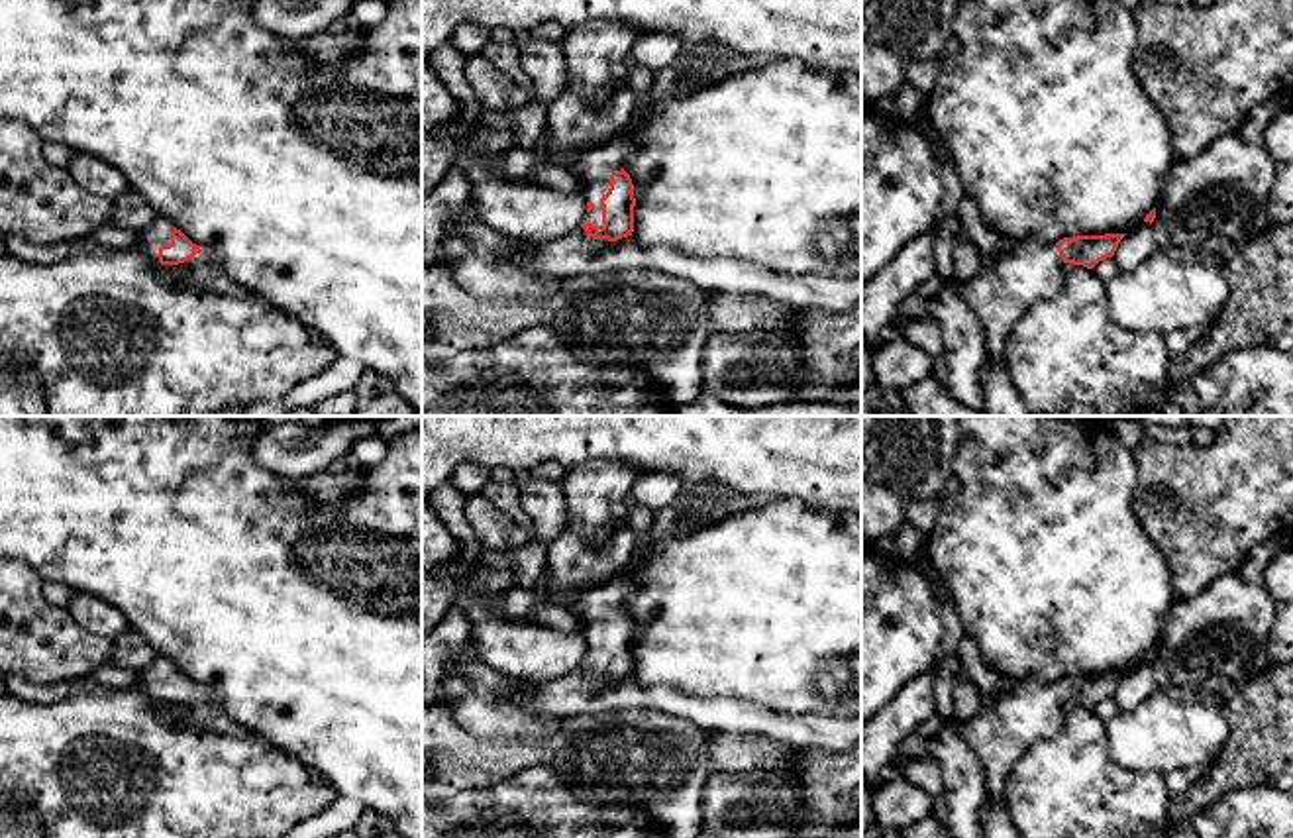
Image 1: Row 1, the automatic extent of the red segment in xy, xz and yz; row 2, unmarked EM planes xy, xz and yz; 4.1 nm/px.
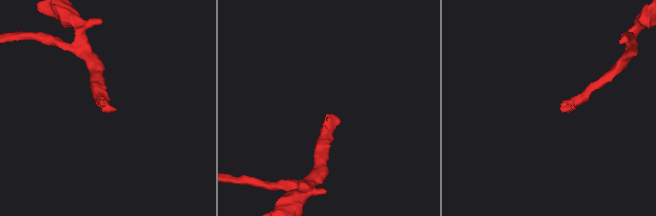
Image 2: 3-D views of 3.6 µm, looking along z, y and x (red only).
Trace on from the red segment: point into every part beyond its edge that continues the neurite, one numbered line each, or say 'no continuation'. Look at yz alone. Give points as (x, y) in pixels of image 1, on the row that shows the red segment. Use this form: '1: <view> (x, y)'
1: yz (1029, 271)

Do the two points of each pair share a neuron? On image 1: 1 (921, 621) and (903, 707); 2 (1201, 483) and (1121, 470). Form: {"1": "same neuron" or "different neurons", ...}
{"1": "different neurons", "2": "different neurons"}

